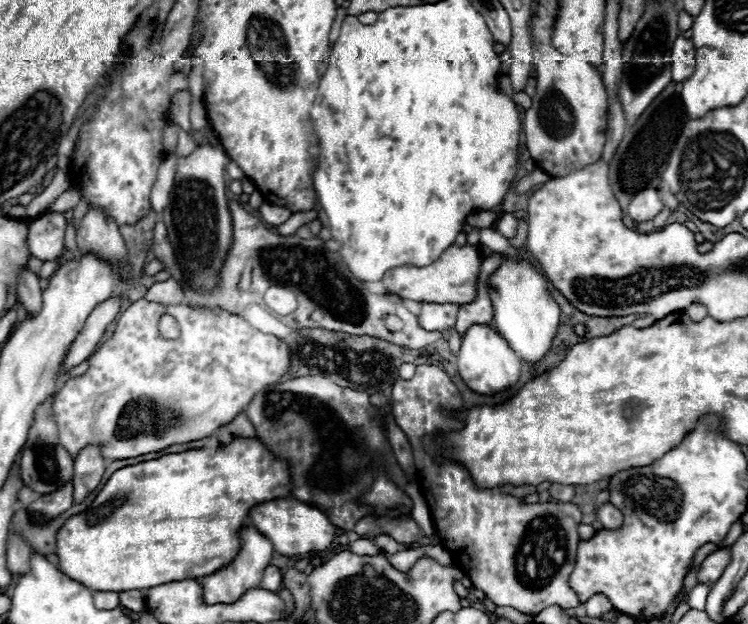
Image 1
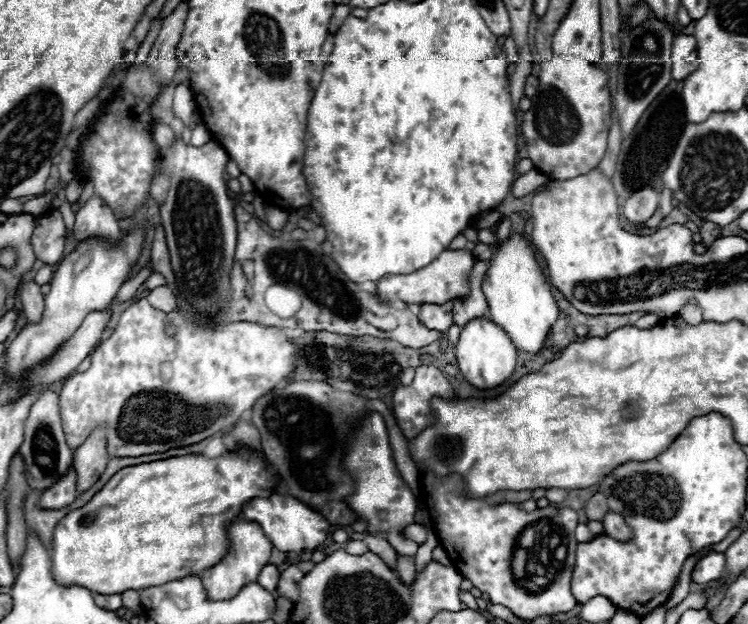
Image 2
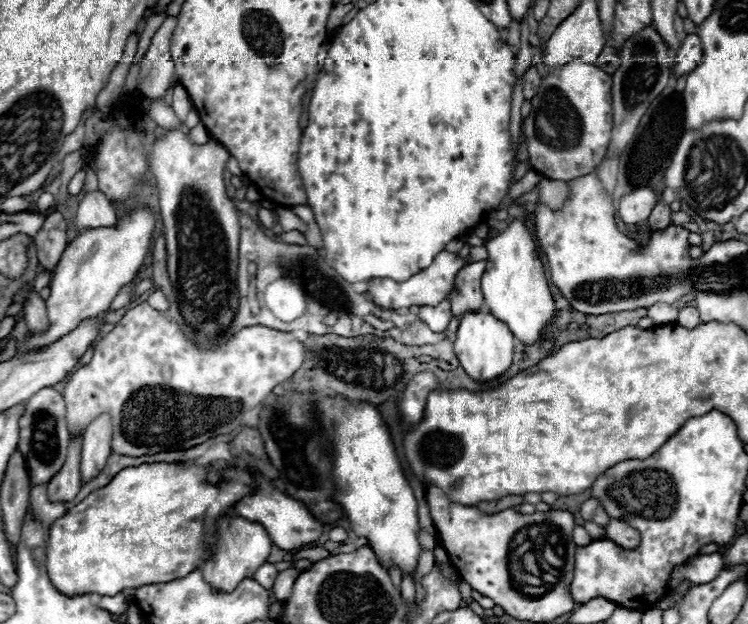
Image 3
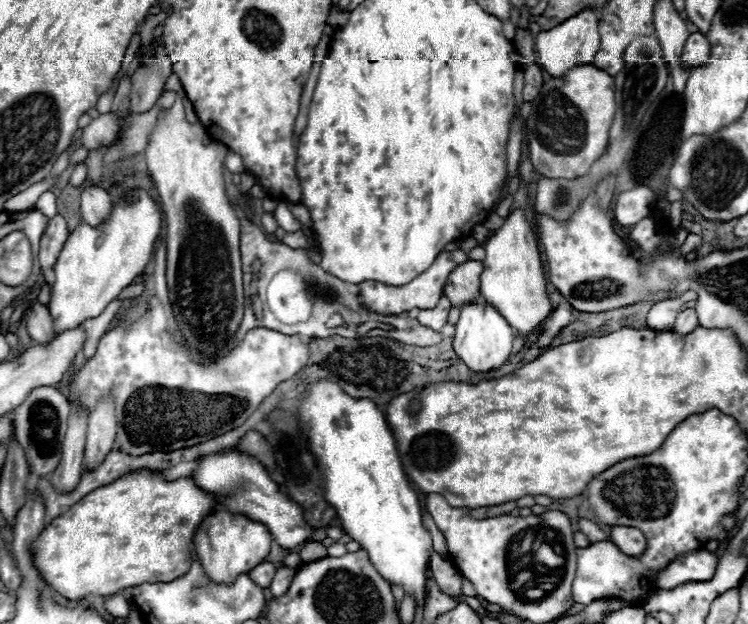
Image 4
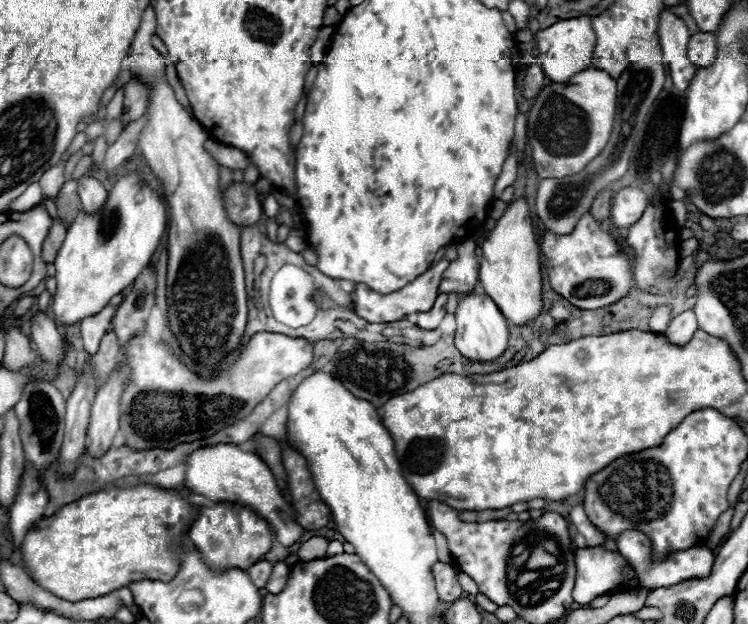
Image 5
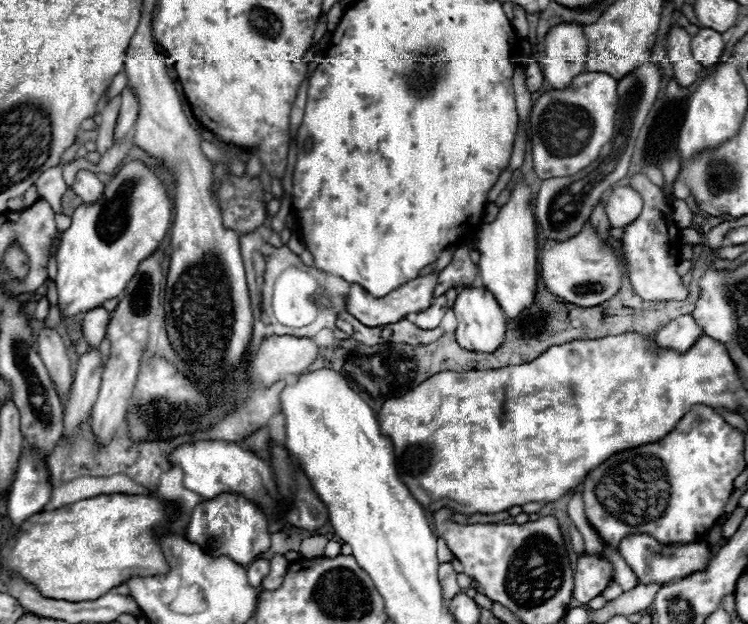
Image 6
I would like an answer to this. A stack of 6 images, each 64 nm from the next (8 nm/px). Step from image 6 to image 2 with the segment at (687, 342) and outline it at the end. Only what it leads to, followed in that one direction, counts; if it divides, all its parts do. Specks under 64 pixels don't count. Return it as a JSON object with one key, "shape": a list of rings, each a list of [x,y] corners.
{"shape":[[[686,304],[686,306],[678,312],[678,316],[680,316],[686,324],[690,324],[690,326],[696,326],[696,324],[702,322],[702,312],[700,312],[700,308],[698,308],[696,304]]]}

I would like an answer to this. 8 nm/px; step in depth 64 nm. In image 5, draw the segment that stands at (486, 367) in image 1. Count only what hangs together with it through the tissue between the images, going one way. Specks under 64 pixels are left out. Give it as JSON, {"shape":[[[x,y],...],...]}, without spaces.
{"shape":[[[472,292],[472,294],[466,294],[466,296],[460,298],[458,308],[456,308],[456,338],[454,338],[454,344],[464,356],[480,360],[480,362],[494,360],[508,346],[508,332],[510,332],[508,322],[490,296]]]}

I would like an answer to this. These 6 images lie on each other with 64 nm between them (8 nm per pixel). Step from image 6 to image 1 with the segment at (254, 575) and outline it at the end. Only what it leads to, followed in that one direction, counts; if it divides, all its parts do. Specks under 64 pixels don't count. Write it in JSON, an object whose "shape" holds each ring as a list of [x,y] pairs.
{"shape":[[[268,566],[268,568],[264,570],[264,576],[262,576],[260,586],[262,586],[264,590],[278,592],[280,586],[282,586],[282,570],[276,568],[276,566]]]}

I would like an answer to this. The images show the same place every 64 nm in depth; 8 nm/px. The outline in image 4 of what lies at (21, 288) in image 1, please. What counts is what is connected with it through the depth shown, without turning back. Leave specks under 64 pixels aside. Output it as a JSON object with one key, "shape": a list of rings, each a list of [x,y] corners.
{"shape":[[[34,302],[28,312],[26,312],[26,326],[28,326],[28,334],[30,338],[40,344],[40,346],[46,346],[50,344],[54,338],[56,338],[56,332],[54,332],[54,322],[48,314],[48,308]]]}

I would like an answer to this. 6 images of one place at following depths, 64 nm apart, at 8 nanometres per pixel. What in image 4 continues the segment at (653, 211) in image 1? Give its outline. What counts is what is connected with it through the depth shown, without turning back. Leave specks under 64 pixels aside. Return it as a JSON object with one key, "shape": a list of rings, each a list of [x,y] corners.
{"shape":[[[646,186],[620,192],[614,202],[614,220],[620,226],[634,226],[652,210],[654,202],[656,202],[656,196]]]}

